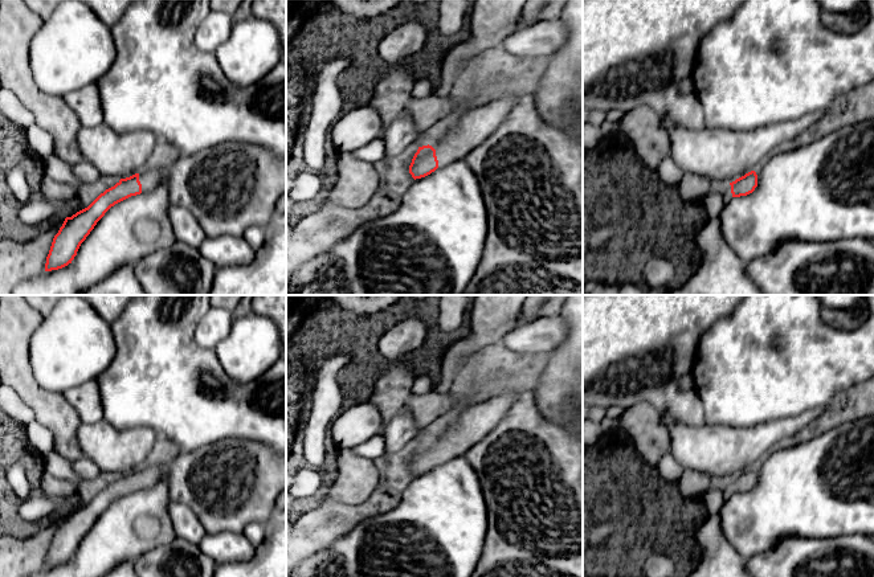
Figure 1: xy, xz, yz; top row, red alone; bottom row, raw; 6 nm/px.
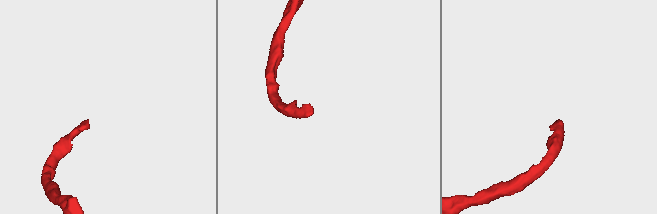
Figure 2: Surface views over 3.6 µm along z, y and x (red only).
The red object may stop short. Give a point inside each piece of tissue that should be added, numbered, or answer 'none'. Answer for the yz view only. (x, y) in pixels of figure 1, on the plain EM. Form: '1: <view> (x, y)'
1: yz (726, 486)

